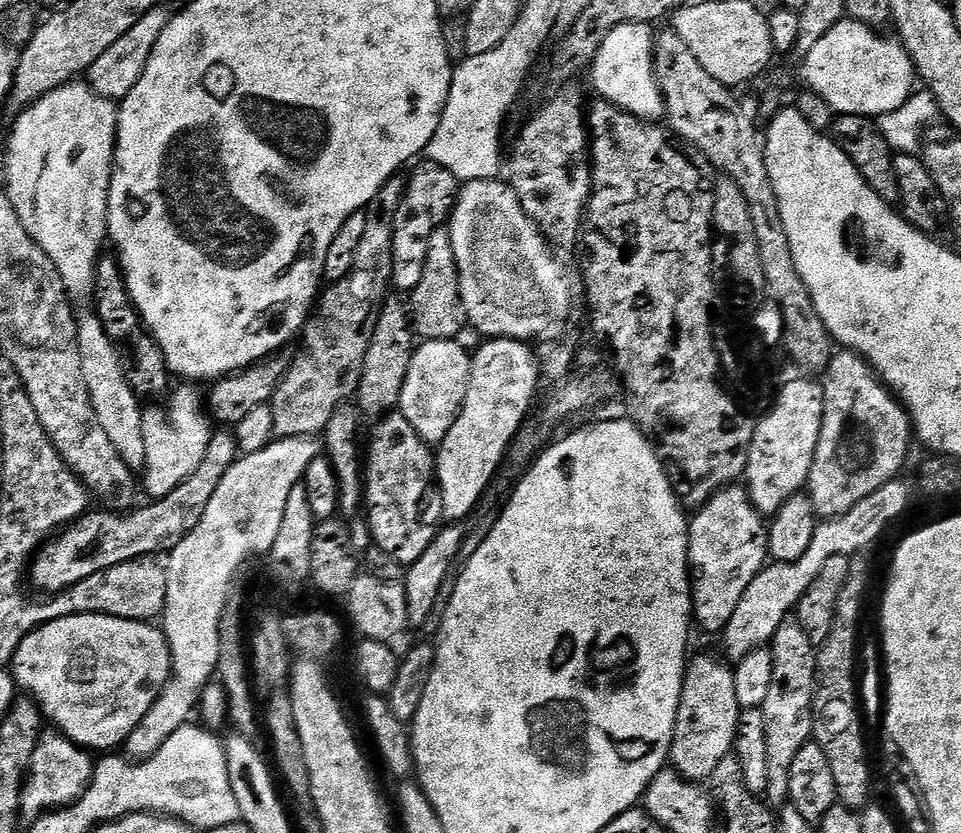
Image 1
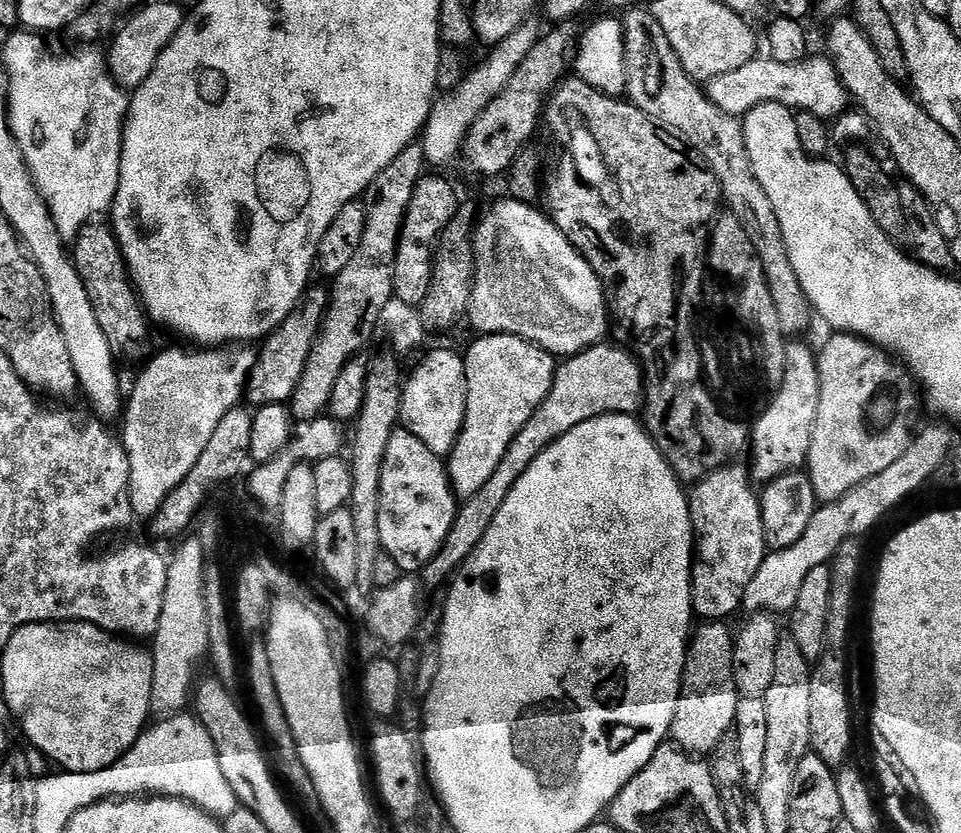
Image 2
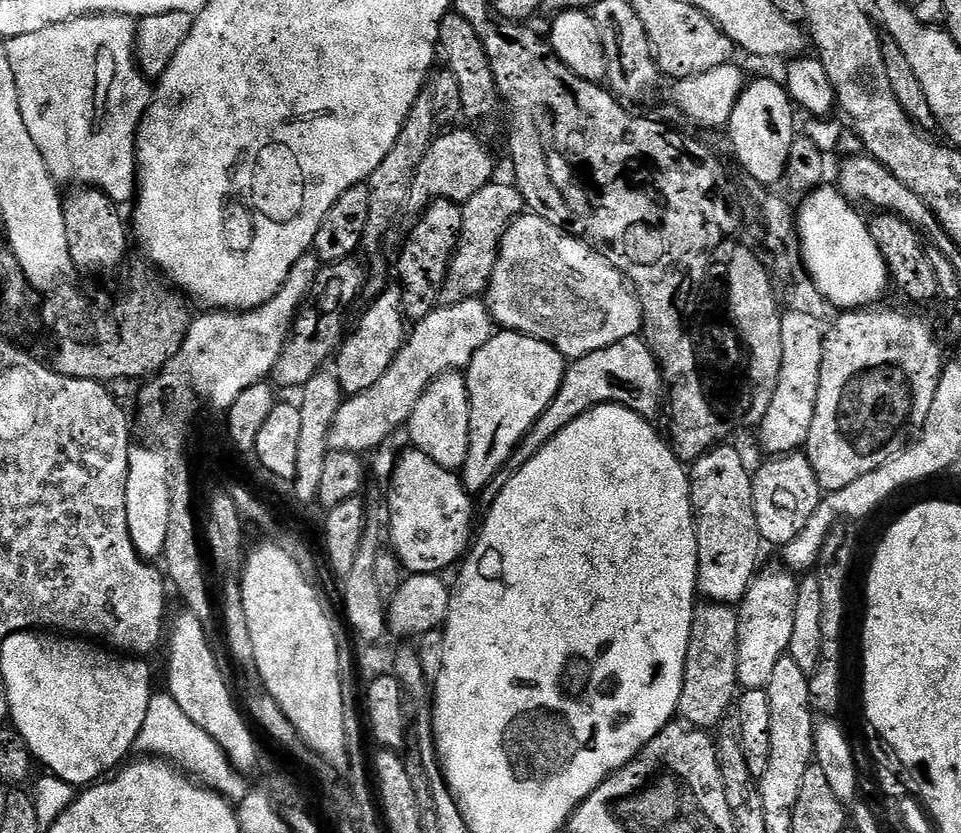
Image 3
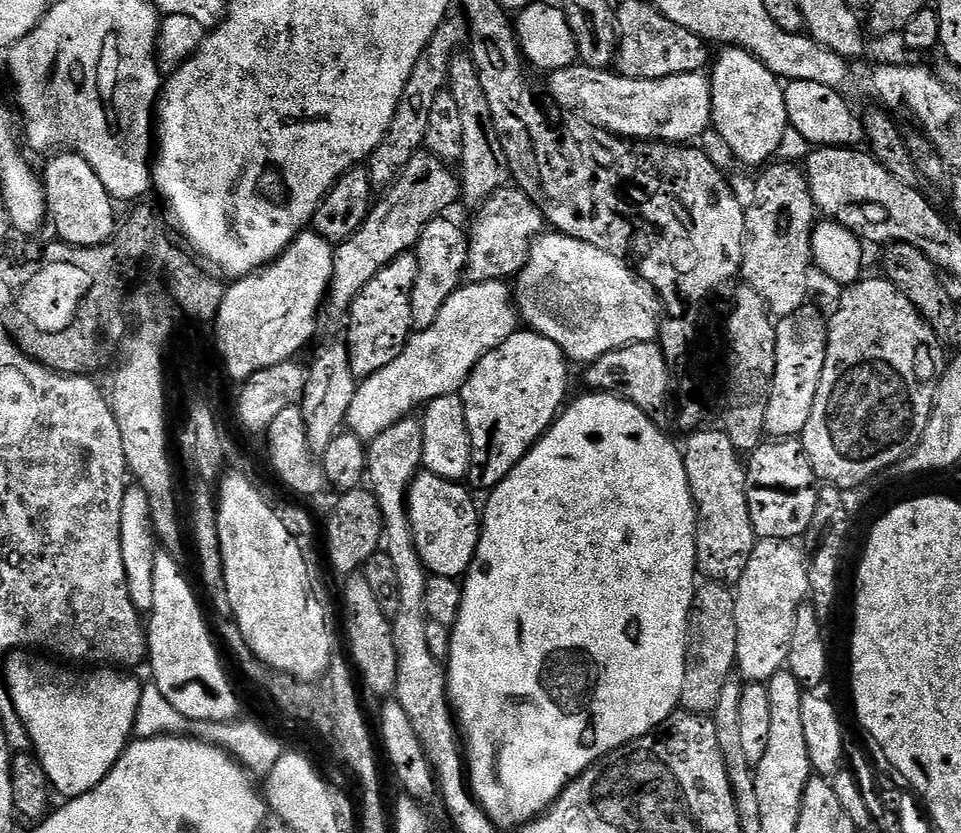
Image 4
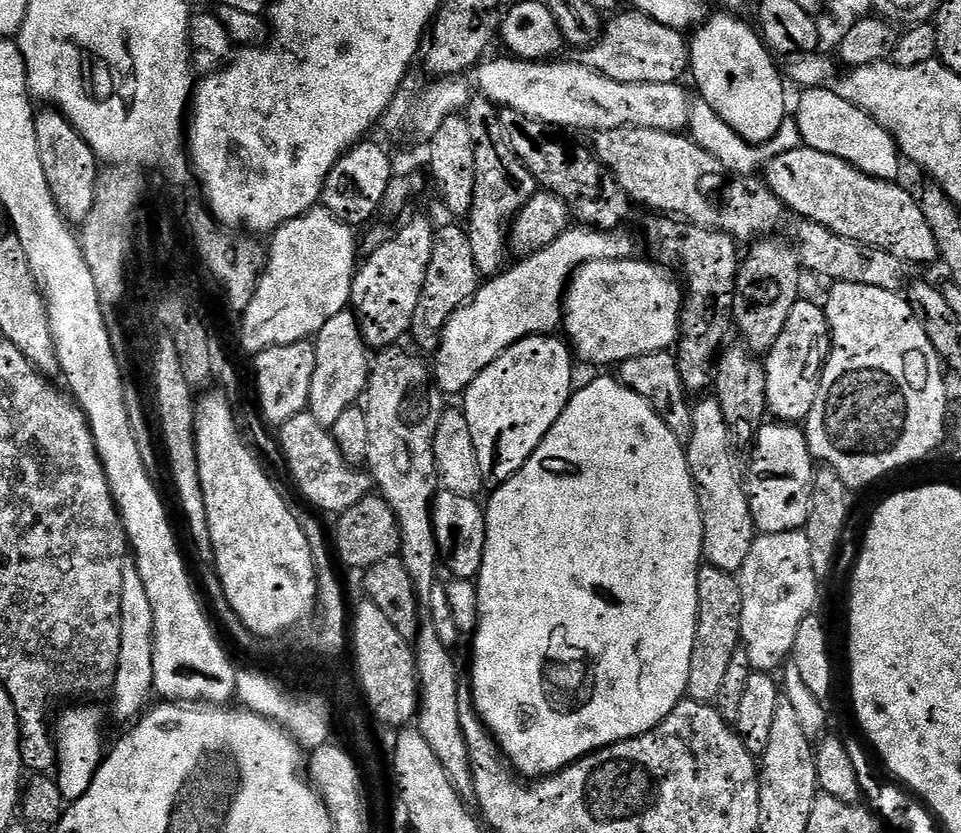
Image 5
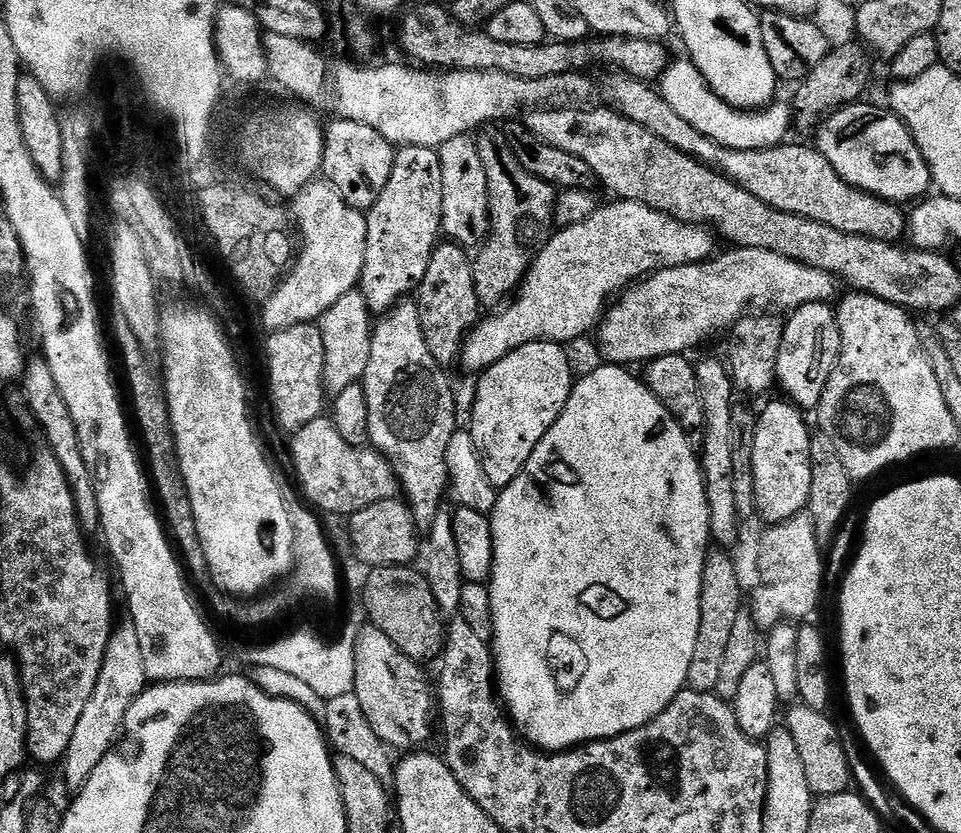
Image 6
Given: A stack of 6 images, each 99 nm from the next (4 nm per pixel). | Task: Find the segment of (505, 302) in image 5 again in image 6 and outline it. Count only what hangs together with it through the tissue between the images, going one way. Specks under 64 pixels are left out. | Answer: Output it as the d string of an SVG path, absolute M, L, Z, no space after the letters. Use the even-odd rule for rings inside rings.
M637 200L611 203L597 207L586 222L560 228L549 239L511 303L485 315L464 337L459 367L479 374L506 354L539 340L568 346L571 340L586 335L591 328L593 331L610 301L633 284L667 268L711 261L717 251L717 237L707 227L681 224Z

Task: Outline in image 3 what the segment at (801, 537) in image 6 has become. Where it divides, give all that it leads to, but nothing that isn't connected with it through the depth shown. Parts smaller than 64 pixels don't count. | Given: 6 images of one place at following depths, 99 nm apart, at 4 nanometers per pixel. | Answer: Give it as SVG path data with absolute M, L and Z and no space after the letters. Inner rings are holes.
M761 571L753 580L748 592L738 605L738 674L736 675L739 687L767 689L771 676L774 675L774 666L778 658L786 655L790 646L790 634L794 630L794 602L796 601L797 577L791 571L780 572Z

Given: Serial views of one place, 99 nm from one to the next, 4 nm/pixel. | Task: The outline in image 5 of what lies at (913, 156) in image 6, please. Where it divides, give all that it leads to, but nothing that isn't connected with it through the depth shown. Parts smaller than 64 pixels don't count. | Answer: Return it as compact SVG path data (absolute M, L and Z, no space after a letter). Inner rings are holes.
M805 88L799 94L801 96L796 104L794 119L803 147L813 148L822 154L834 154L834 158L842 158L879 180L897 179L902 165L900 150L892 135L882 130L882 126L878 126L870 114L846 102L846 98L838 98L838 94L829 88Z

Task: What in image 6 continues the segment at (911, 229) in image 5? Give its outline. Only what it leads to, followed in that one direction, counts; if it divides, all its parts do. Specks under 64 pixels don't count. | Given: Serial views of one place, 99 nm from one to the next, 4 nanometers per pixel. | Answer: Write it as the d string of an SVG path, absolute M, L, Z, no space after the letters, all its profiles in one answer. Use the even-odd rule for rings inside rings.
M623 74L604 75L608 76L600 80L600 96L607 107L619 116L630 118L630 122L638 122L638 126L650 130L650 134L662 138L666 146L674 146L674 150L724 173L742 190L762 198L766 206L822 222L839 232L869 236L875 240L896 242L901 239L899 236L905 235L906 216L897 205L850 186L815 147L785 142L777 148L763 148L761 152L724 148L718 142L698 134L698 130L694 130L686 118L680 117L651 83Z

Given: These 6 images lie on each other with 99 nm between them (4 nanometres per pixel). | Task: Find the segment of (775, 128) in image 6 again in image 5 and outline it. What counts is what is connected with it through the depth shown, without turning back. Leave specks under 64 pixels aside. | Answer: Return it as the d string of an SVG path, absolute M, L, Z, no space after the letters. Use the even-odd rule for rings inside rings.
M697 99L691 105L687 131L690 133L691 139L695 140L698 146L702 146L702 150L714 154L714 158L718 158L718 162L722 162L722 166L726 166L726 170L734 176L755 176L767 168L768 163L774 158L799 148L802 144L800 131L795 119L792 118L784 119L782 126L774 134L774 138L770 138L765 144L746 142L746 138L742 138L734 130L730 130L730 126L726 126L726 122L722 122L722 118L718 114L714 114L711 106L702 99Z

